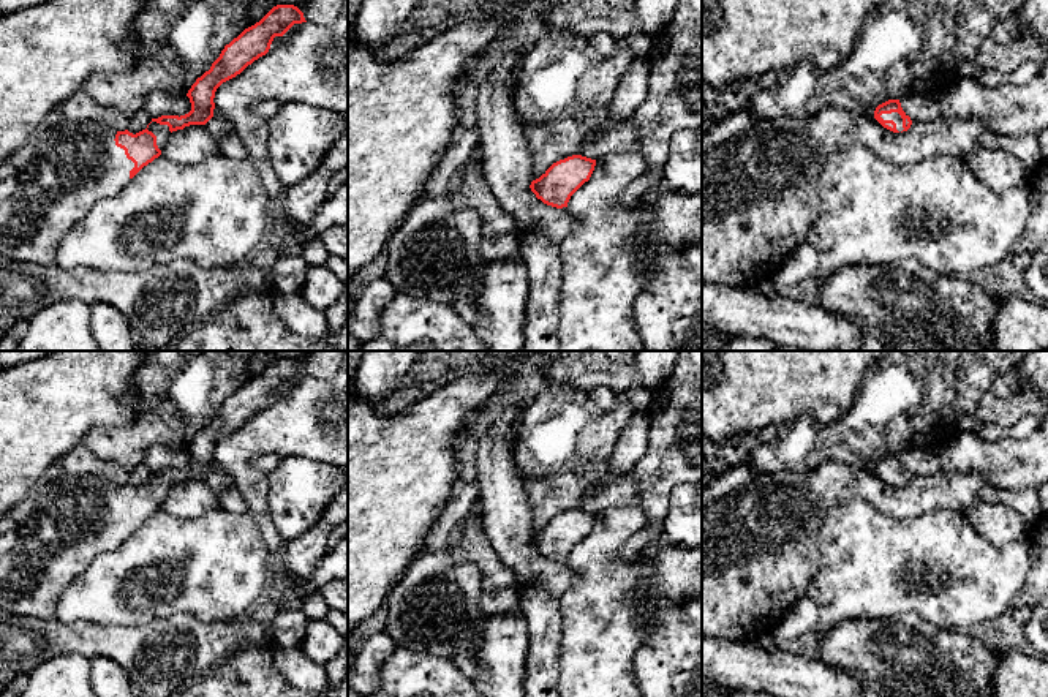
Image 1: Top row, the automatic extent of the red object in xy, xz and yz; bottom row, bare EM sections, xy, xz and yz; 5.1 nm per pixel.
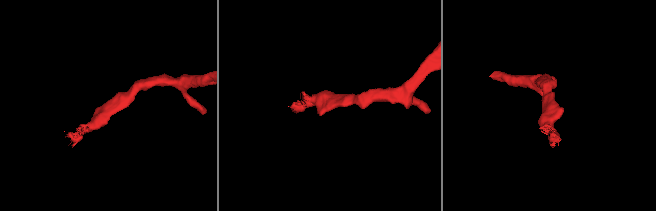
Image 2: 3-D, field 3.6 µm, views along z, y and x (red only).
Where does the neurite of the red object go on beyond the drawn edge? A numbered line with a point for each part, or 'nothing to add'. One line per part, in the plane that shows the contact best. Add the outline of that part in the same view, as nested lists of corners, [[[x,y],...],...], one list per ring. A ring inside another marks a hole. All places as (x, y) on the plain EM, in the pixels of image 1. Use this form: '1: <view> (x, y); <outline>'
1: yz (893, 470); [[[892,466],[892,468],[882,468],[880,469],[884,474],[893,474],[896,477],[896,484],[901,487],[903,482],[903,473],[898,466]]]

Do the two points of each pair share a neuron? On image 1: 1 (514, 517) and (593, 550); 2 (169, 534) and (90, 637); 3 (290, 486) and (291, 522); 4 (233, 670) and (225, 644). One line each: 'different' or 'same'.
1: different
2: different
3: same
4: different

